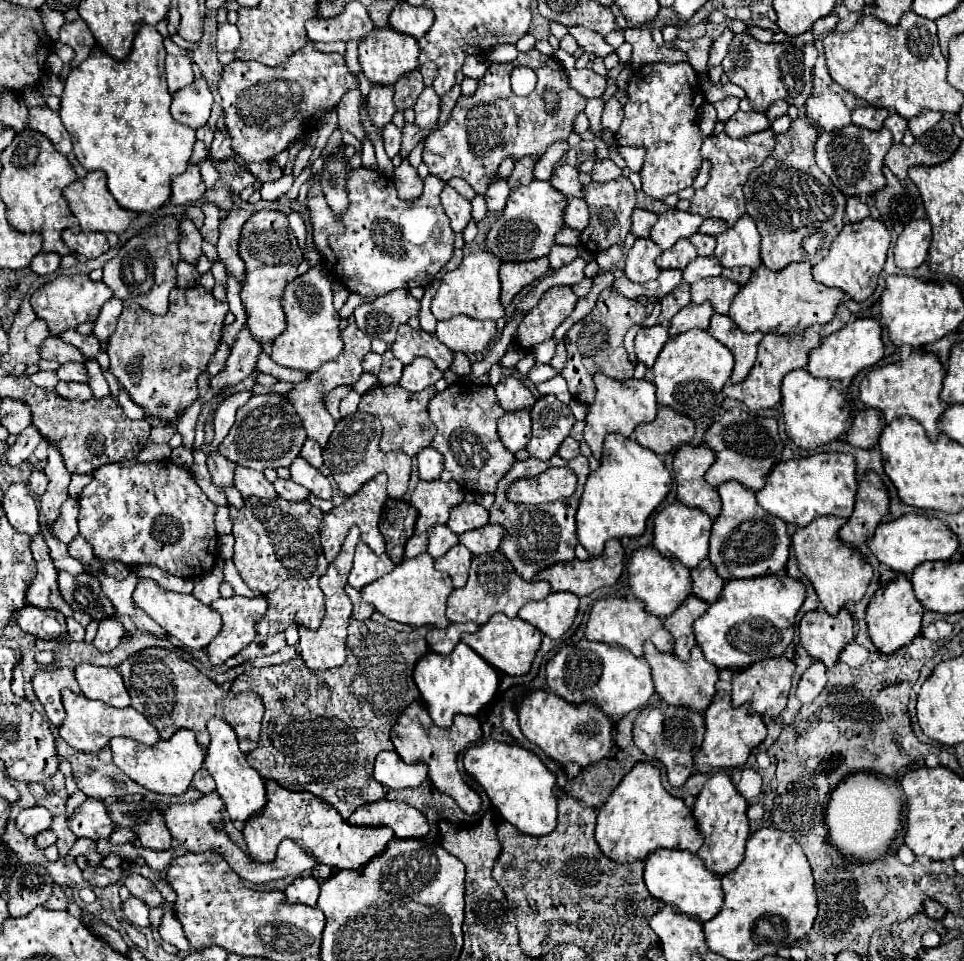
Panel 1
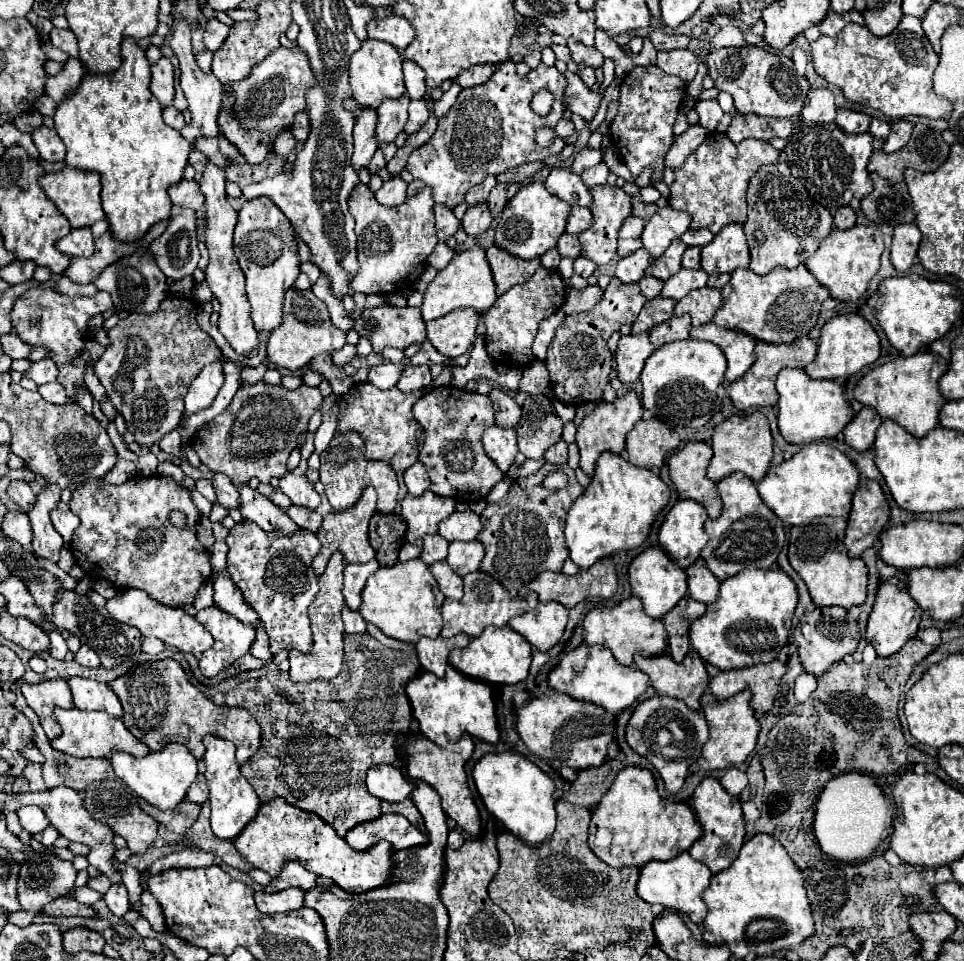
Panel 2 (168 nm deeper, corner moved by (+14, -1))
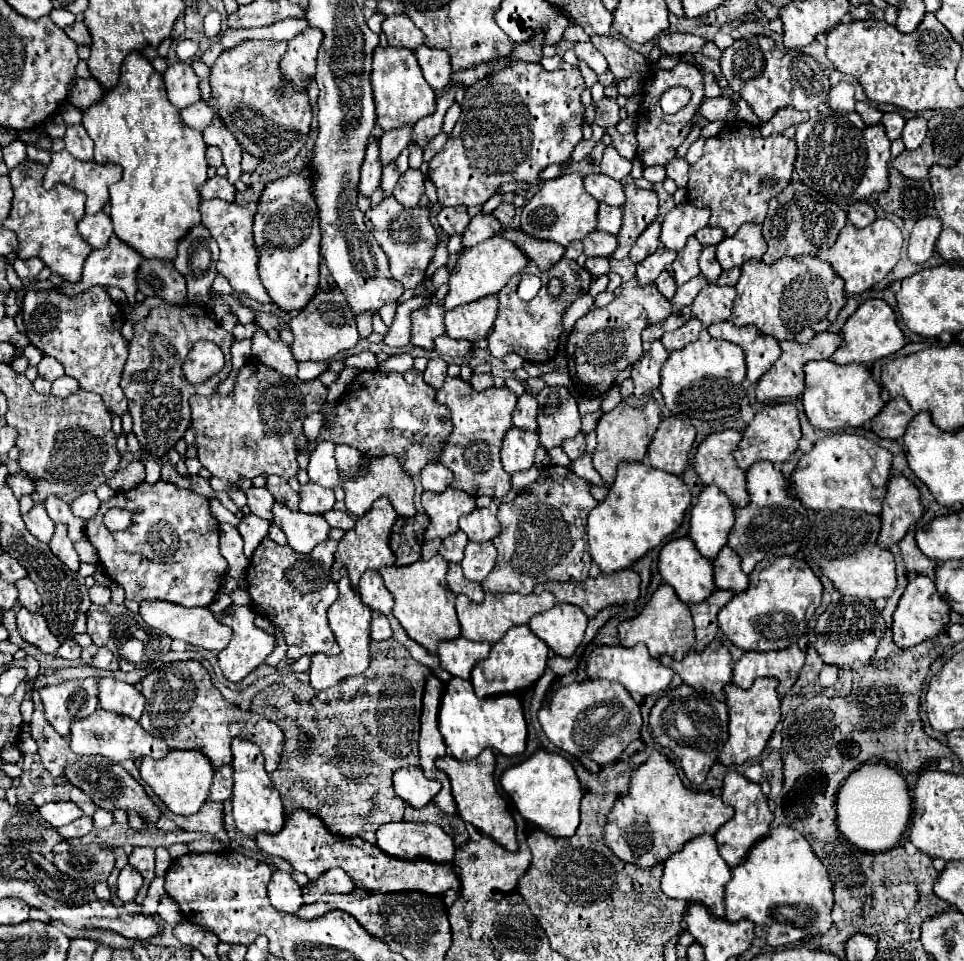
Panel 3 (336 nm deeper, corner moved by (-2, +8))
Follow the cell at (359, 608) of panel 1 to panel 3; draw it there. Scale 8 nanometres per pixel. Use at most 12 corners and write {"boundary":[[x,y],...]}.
{"boundary":[[372,612],[374,640],[392,636],[386,616]]}

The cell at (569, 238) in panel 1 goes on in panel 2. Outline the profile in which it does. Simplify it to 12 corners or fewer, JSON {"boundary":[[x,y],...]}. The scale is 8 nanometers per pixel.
{"boundary":[[562,235],[562,257],[578,259],[582,251],[578,237]]}

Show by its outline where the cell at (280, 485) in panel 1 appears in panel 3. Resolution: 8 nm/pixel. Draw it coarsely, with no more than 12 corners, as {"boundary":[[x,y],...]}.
{"boundary":[[268,476],[268,488],[288,508],[298,510],[300,496],[280,476]]}

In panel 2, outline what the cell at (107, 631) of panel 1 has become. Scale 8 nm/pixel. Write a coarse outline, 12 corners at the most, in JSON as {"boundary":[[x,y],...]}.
{"boundary":[[82,645],[74,659],[84,667],[100,667],[96,651]]}

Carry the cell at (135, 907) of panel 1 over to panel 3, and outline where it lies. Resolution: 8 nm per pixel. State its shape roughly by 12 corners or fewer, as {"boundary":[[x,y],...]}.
{"boundary":[[130,864],[120,870],[116,894],[134,902],[142,888],[142,876]]}

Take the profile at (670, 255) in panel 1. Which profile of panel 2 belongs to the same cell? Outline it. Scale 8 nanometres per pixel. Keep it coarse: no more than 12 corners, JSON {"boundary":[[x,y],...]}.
{"boundary":[[680,239],[648,267],[646,275],[668,281],[682,269]]}

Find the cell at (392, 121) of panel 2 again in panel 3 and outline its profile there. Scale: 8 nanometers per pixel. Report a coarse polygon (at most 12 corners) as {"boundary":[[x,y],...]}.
{"boundary":[[414,124],[388,130],[380,138],[382,164],[398,158],[412,140]]}

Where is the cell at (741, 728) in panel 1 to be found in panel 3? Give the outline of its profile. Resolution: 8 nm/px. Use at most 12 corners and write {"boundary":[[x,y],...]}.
{"boundary":[[774,678],[724,686],[732,764],[758,758],[780,720]]}

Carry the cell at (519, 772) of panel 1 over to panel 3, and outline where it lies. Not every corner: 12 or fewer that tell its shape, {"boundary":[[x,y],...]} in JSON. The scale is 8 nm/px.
{"boundary":[[536,750],[502,790],[522,818],[568,838],[582,788],[564,756]]}

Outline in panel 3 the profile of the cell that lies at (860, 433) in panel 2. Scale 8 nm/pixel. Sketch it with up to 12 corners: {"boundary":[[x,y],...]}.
{"boundary":[[890,398],[872,420],[872,432],[898,440],[914,412],[904,398]]}

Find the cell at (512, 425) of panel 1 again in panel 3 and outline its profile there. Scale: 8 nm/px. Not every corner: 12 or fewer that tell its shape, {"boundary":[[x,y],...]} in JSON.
{"boundary":[[510,428],[500,458],[508,474],[534,464],[538,434]]}

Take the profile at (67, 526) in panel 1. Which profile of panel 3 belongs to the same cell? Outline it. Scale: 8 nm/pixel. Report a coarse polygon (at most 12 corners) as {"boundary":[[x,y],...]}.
{"boundary":[[84,492],[70,504],[72,514],[94,518],[100,500]]}

